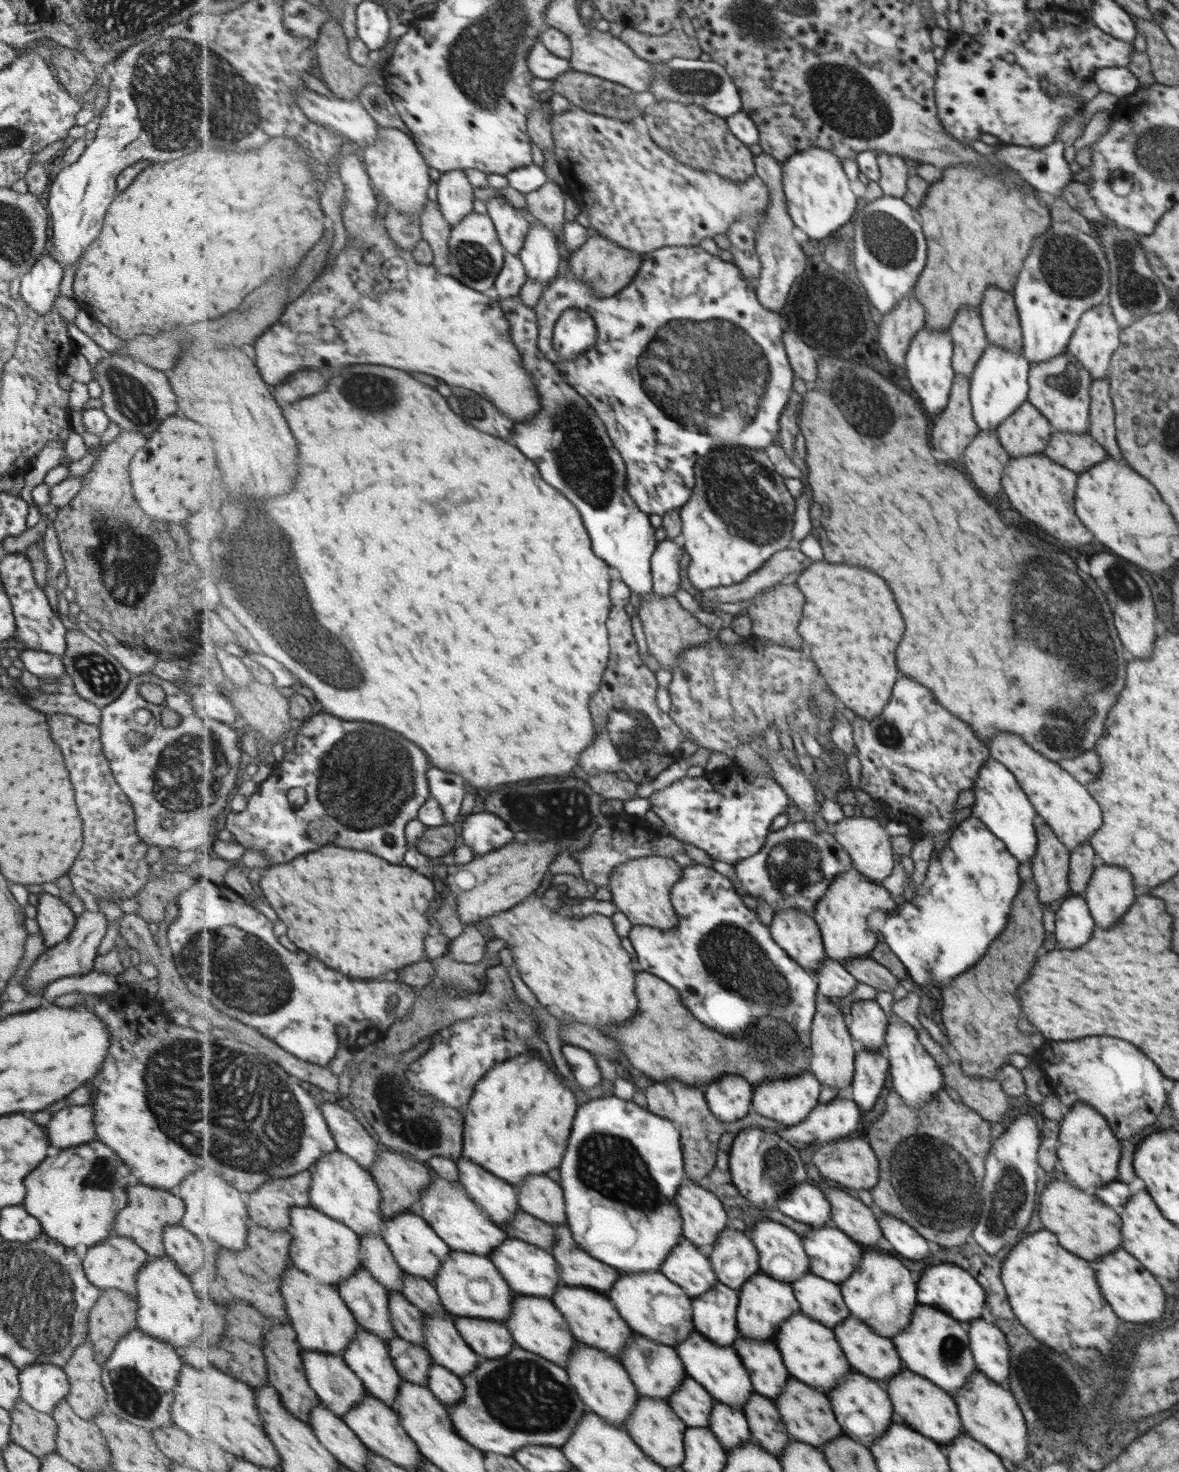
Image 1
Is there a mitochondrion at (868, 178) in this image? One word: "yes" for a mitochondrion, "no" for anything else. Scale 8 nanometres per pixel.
no

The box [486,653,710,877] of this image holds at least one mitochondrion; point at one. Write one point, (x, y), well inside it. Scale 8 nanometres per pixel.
(634, 735)

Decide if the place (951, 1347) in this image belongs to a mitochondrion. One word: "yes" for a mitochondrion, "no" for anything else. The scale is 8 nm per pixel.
yes

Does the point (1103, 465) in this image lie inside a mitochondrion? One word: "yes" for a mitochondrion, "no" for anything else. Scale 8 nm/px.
no

